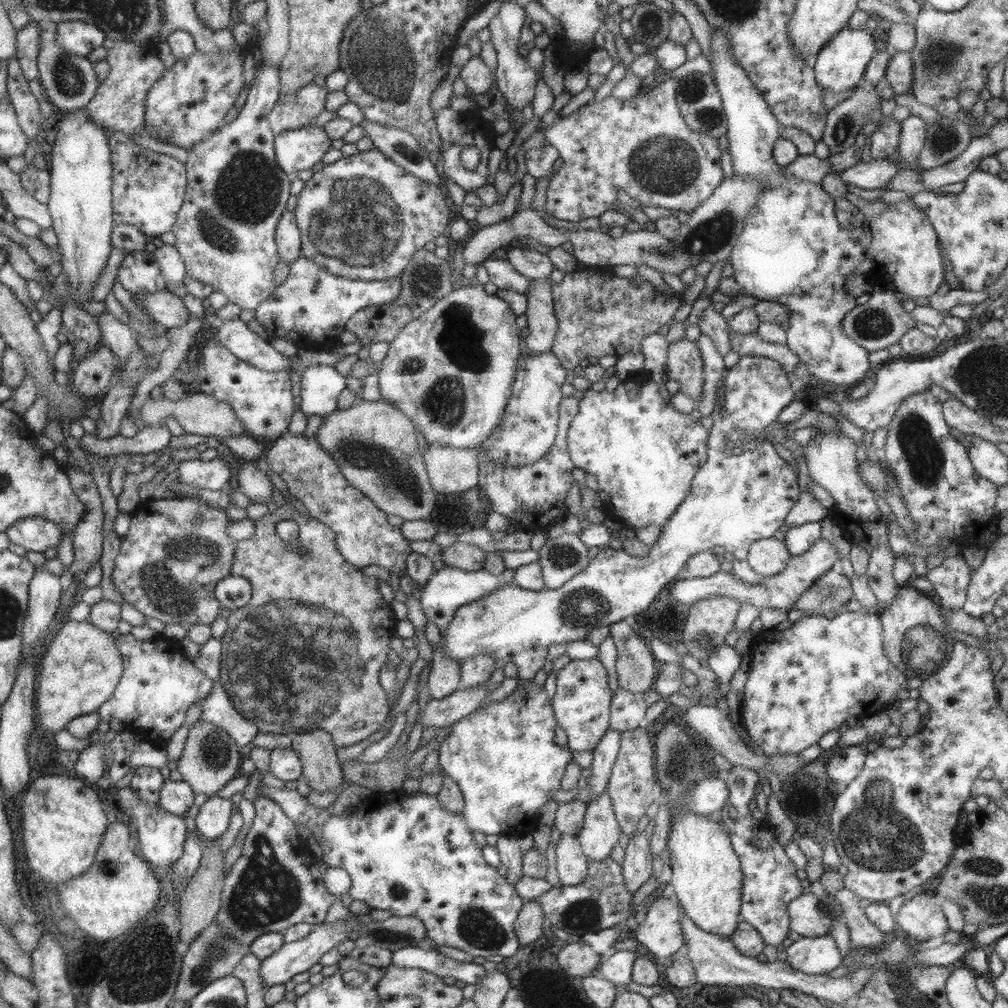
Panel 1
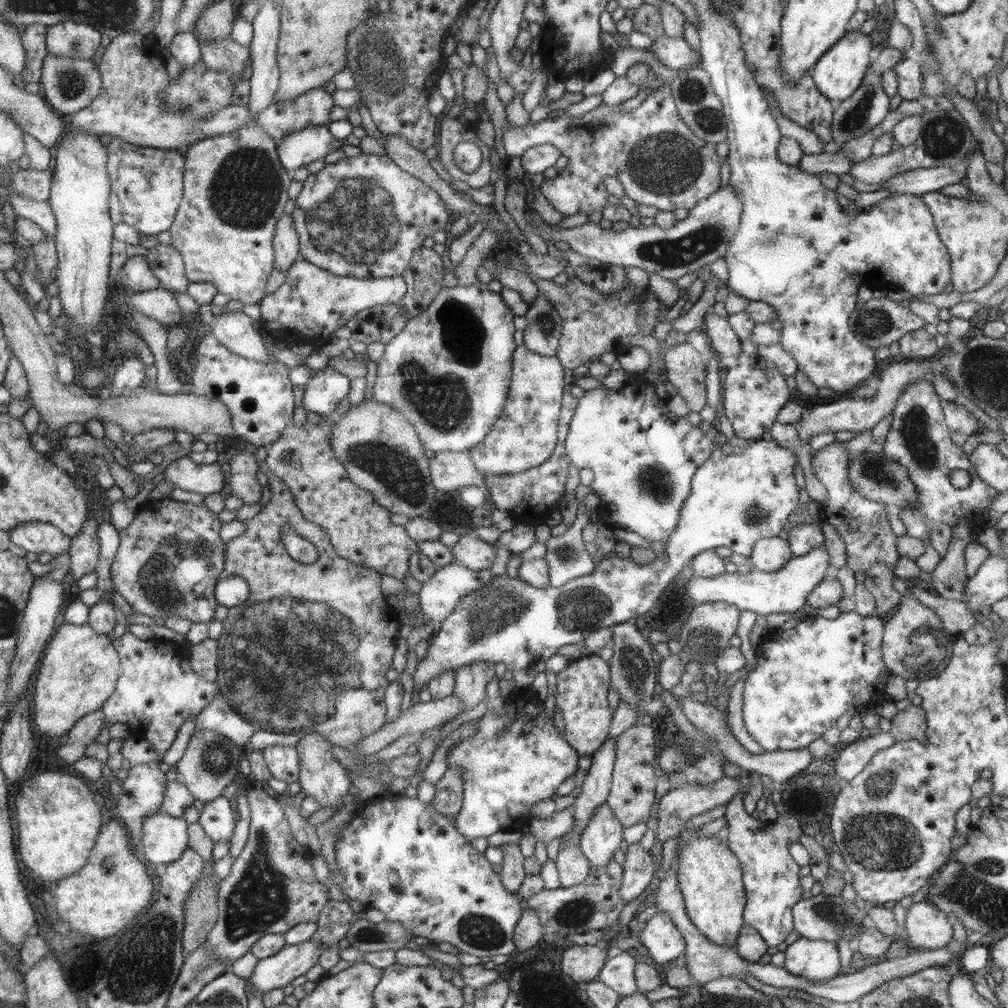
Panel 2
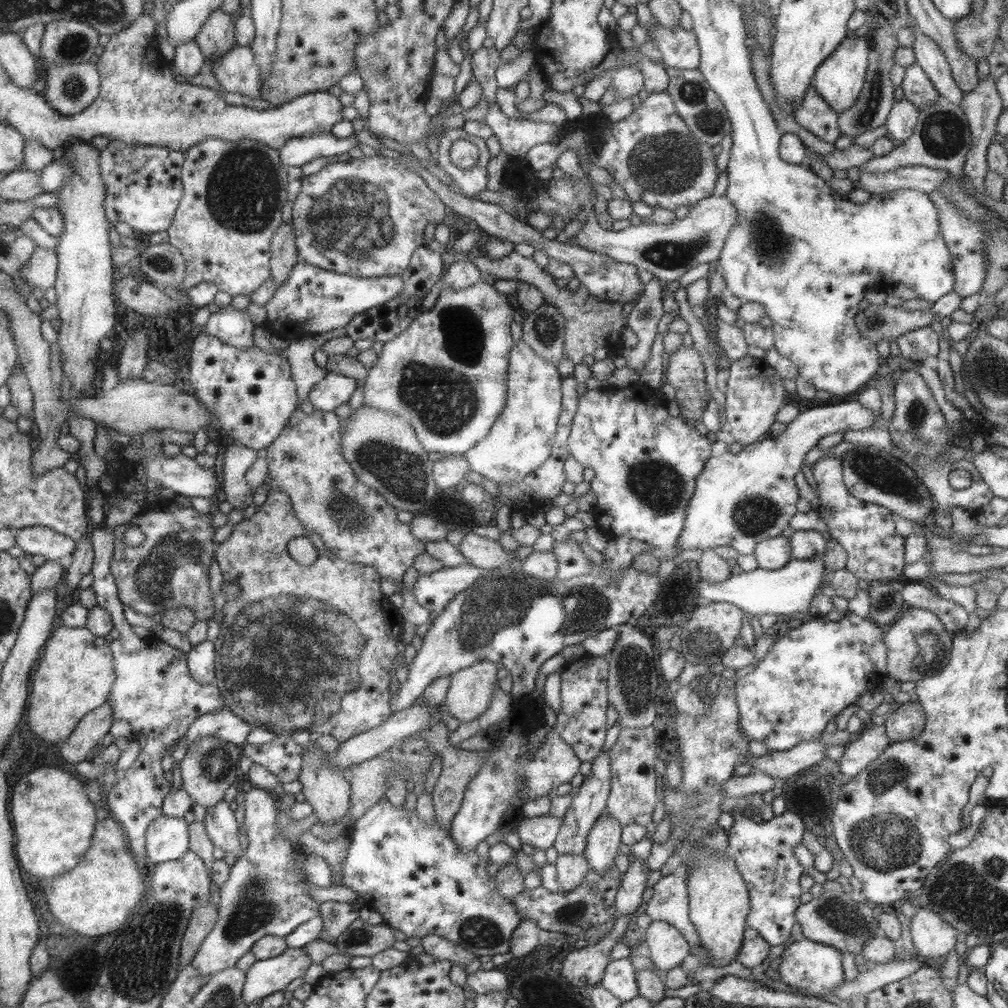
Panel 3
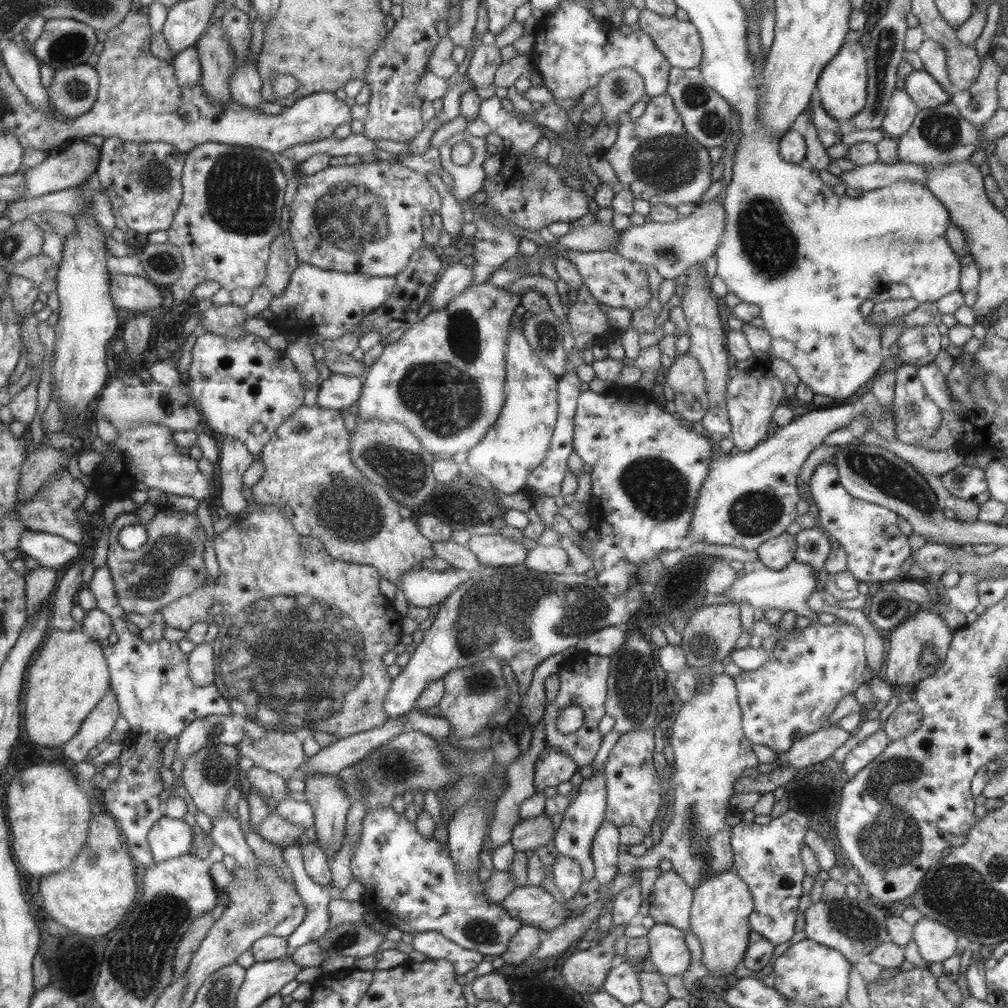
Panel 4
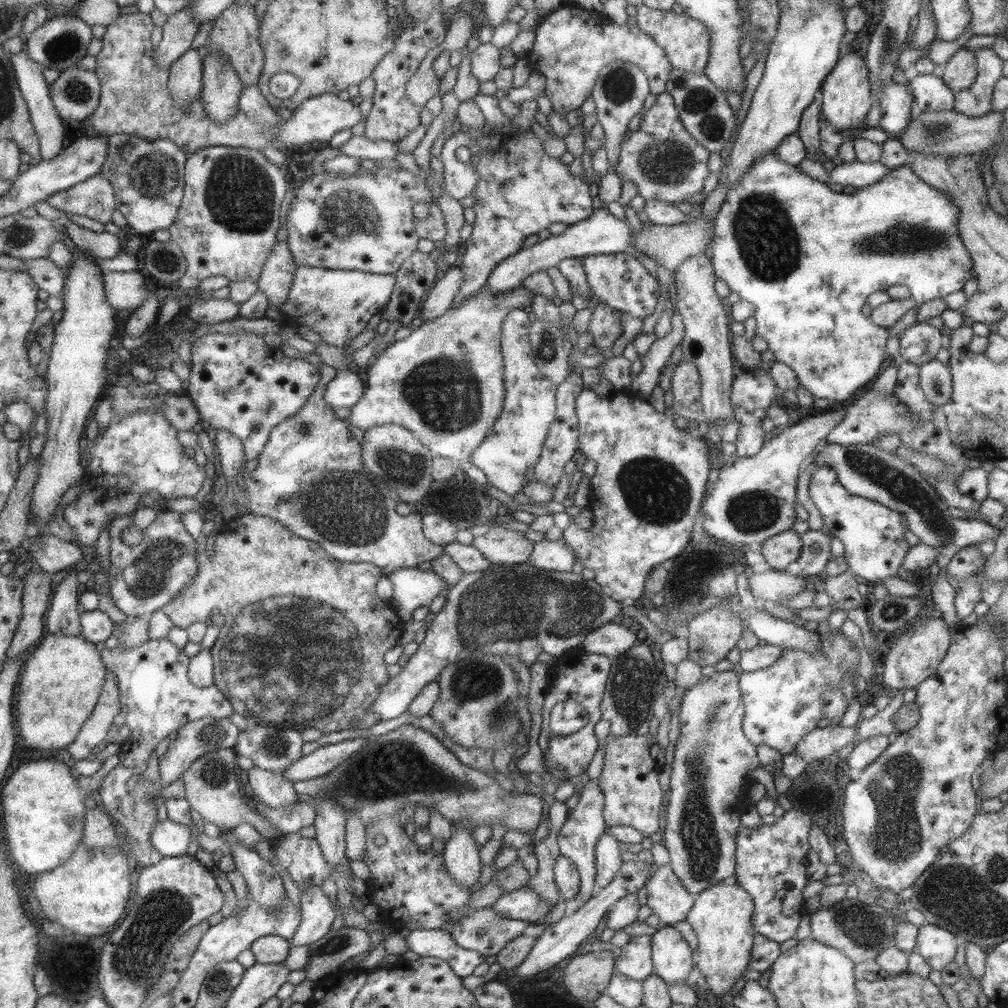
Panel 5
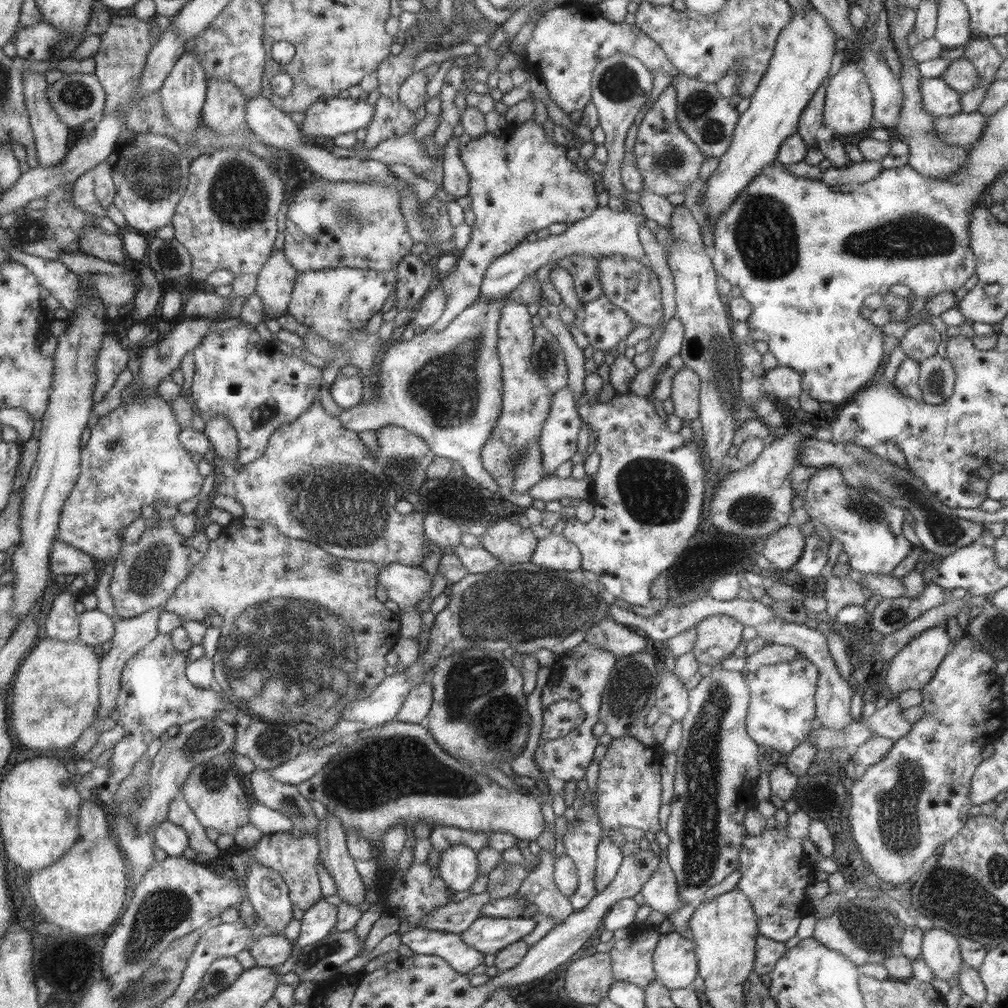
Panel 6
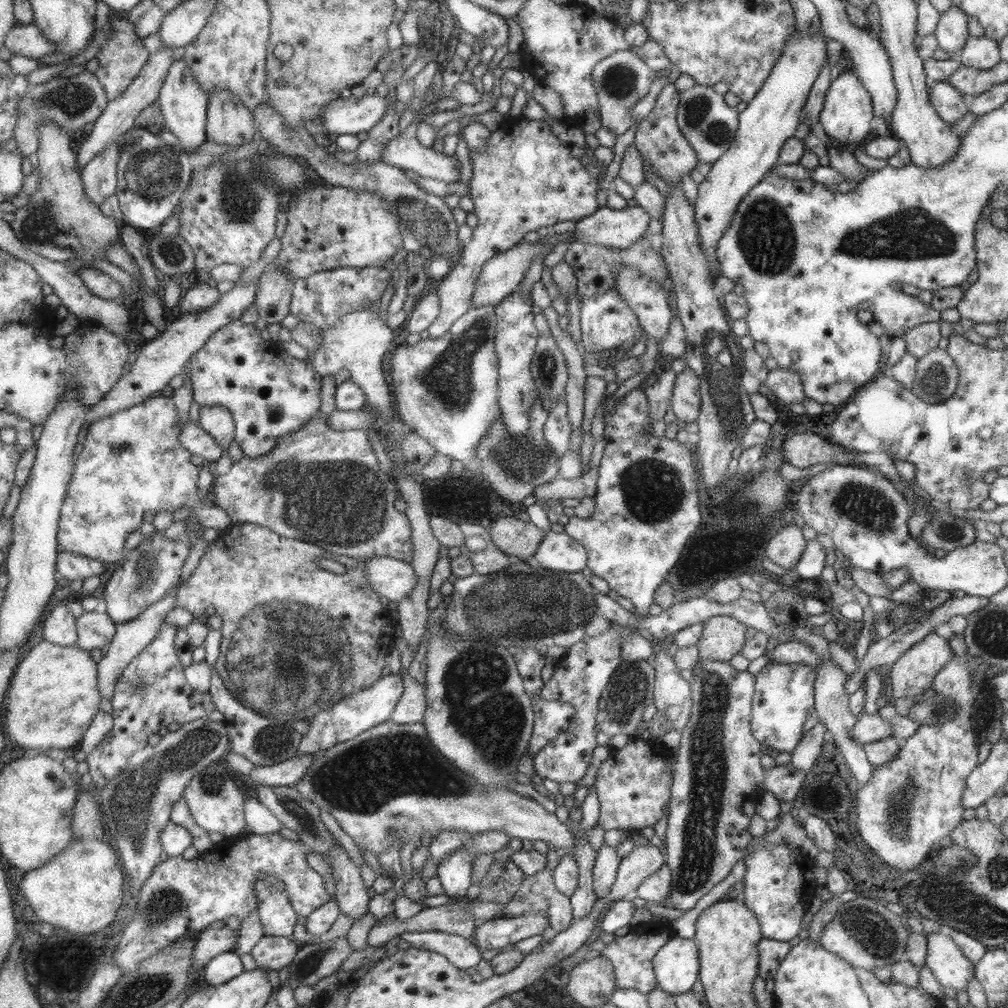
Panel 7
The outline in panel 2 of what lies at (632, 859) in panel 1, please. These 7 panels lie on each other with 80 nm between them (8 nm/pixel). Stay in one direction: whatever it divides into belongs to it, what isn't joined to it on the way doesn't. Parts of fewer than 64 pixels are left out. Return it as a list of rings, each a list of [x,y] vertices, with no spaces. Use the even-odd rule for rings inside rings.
[[[641,843],[628,844],[624,853],[622,864],[622,882],[619,888],[619,896],[623,904],[635,900],[646,886],[651,882],[653,871],[656,870],[652,857]]]

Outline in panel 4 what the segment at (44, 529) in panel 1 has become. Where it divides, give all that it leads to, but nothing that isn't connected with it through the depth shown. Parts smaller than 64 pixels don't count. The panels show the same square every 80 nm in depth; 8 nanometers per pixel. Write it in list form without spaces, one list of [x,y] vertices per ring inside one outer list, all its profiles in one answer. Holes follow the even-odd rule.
[[[26,529],[19,538],[18,547],[39,565],[56,569],[66,568],[82,555],[83,546],[45,532]]]

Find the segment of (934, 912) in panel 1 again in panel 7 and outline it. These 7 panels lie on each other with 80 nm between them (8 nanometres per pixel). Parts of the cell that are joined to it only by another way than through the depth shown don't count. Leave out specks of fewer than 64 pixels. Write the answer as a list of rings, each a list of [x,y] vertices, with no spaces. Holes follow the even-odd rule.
[[[942,932],[929,934],[925,949],[925,964],[938,983],[956,992],[964,990],[968,978],[974,973],[974,966],[965,959],[955,941]]]

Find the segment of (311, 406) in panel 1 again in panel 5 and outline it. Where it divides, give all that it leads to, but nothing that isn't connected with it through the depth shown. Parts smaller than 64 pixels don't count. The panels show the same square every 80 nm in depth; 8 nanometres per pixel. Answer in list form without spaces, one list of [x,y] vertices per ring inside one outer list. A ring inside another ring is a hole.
[[[343,368],[336,371],[335,376],[326,384],[322,394],[323,403],[331,409],[351,409],[361,398],[363,389],[364,382],[359,379],[357,372]]]

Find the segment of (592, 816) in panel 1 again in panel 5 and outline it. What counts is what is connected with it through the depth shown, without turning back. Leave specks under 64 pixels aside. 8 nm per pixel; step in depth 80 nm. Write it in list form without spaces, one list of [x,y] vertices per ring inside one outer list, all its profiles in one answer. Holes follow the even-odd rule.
[[[607,828],[597,839],[594,846],[594,856],[596,868],[594,884],[597,886],[597,889],[603,889],[614,878],[615,873],[622,865],[619,841]]]

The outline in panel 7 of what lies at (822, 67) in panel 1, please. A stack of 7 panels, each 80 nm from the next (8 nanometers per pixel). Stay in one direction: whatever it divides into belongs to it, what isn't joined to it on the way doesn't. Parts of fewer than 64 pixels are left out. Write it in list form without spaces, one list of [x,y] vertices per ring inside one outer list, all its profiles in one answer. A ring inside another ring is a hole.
[[[852,71],[841,72],[827,89],[824,96],[823,108],[818,116],[825,134],[841,144],[852,144],[857,148],[859,142],[863,142],[863,138],[867,138],[867,134],[871,132],[871,128],[869,127],[871,118],[873,118],[873,115],[870,94],[861,85],[861,82],[857,80],[857,76]]]

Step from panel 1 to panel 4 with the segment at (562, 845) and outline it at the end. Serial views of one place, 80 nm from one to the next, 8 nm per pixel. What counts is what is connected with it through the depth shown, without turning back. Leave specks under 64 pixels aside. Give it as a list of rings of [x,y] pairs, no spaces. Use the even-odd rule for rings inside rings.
[[[558,854],[551,867],[553,884],[566,902],[571,900],[584,882],[581,865],[574,858]]]

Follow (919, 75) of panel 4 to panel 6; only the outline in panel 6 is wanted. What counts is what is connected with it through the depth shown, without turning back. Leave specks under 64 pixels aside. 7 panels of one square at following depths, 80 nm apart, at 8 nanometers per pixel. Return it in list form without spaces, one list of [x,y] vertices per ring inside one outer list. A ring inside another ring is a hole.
[[[939,78],[919,80],[922,109],[931,116],[951,116],[960,111],[960,93]]]

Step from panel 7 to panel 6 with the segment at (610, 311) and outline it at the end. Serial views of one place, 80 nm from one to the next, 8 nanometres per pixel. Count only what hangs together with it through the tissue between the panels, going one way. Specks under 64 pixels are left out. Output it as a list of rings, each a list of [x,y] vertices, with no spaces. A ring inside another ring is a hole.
[[[605,295],[582,303],[583,322],[579,330],[585,334],[589,346],[606,353],[633,330],[633,320],[620,308],[611,304]]]

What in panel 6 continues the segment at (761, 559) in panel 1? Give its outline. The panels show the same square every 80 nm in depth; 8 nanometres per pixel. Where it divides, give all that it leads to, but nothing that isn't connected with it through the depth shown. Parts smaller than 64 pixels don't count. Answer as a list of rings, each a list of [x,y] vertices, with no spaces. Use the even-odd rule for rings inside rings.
[[[793,521],[769,535],[764,542],[761,555],[773,564],[778,573],[787,571],[789,566],[795,564],[804,548],[804,537]]]

